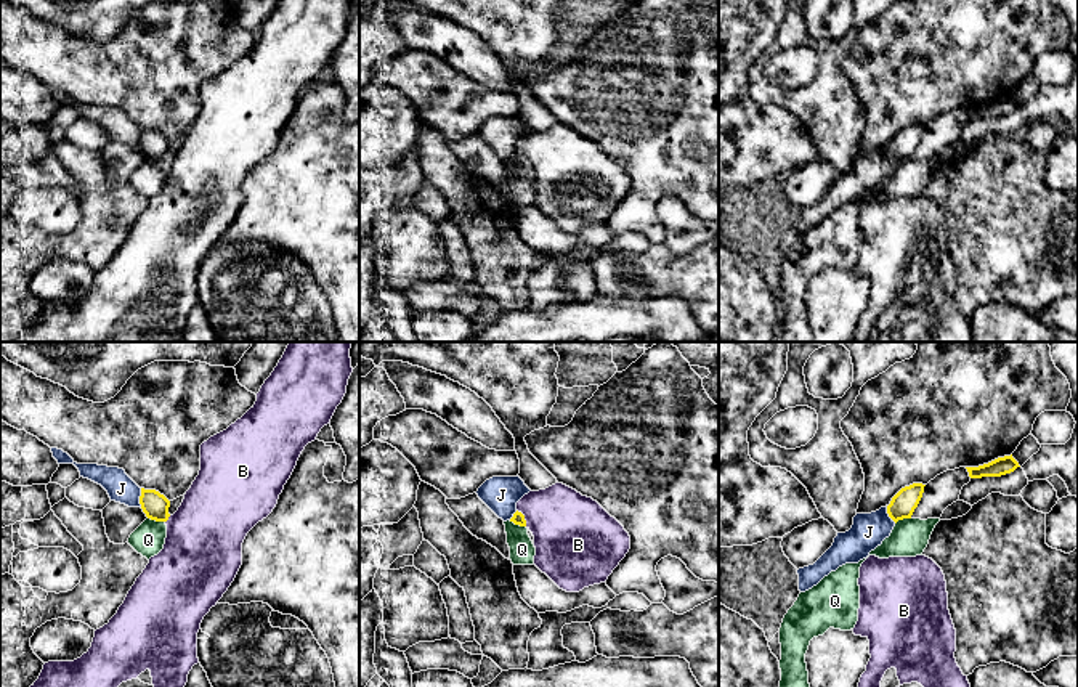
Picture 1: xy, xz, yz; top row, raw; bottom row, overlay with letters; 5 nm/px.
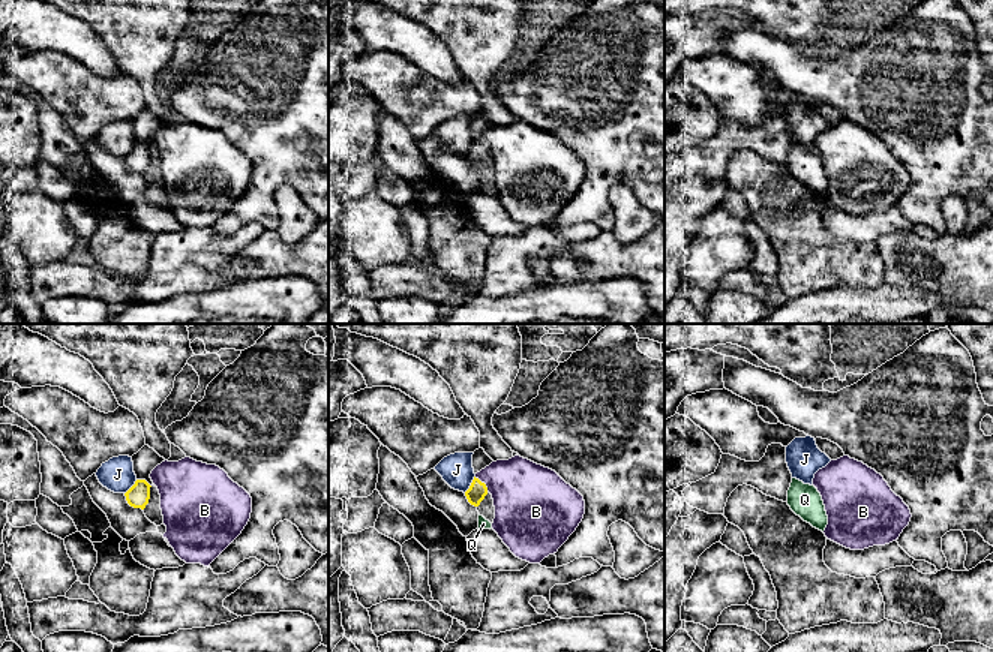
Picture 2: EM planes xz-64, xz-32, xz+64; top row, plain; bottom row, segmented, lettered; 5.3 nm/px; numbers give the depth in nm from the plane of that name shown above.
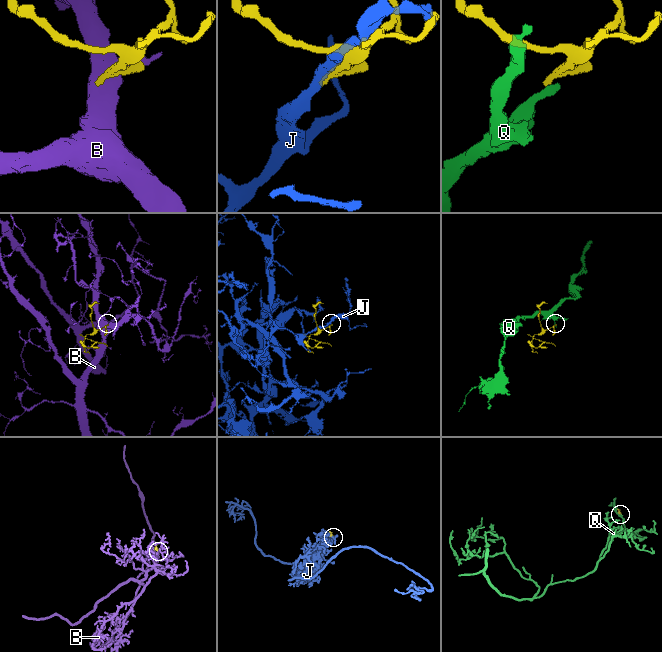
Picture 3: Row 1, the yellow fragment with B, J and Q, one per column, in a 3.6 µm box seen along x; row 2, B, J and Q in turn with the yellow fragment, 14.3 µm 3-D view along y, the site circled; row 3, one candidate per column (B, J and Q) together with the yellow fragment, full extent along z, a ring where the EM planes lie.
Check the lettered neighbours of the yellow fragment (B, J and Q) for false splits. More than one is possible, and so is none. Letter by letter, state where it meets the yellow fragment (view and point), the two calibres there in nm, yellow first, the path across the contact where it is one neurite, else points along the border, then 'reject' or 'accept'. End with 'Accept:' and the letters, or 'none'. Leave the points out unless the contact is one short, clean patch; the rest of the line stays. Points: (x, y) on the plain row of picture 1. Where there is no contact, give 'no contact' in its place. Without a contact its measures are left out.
B: contact xz (523, 158); calibres 60 and 380 nm; way xz (518, 159), (523, 158), (555, 158), (570, 170); accept
J: contact xy (140, 138); calibres 130 and 140 nm; reject
Q: contact xy (156, 161); calibres 130 and 160 nm; border xy (148, 158), (164, 162); reject
Accept: B

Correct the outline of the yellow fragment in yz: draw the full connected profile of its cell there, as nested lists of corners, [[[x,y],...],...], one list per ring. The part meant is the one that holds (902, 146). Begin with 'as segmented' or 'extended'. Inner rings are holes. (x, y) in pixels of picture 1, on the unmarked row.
as segmented; [[[913,124],[910,127],[902,128],[887,146],[889,157],[897,164],[903,159],[911,159],[914,149],[918,148],[922,133],[924,133],[922,124]]]

